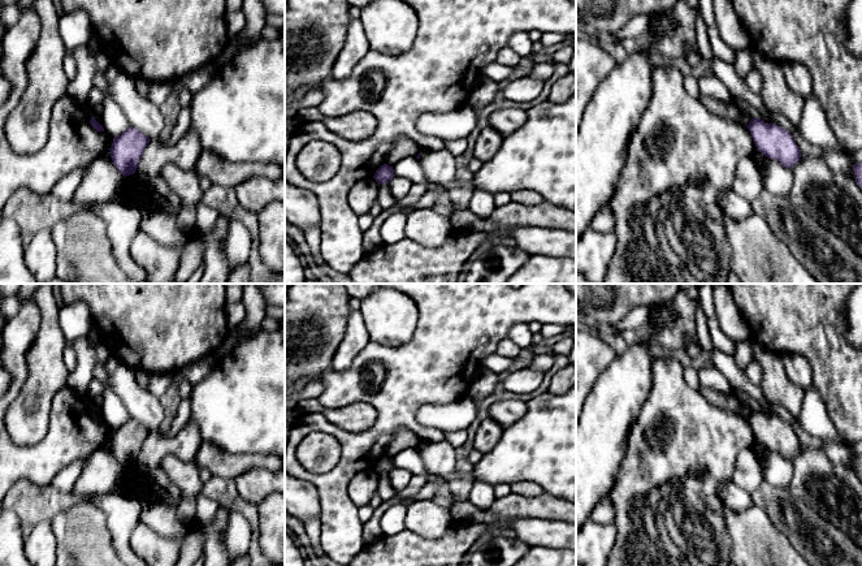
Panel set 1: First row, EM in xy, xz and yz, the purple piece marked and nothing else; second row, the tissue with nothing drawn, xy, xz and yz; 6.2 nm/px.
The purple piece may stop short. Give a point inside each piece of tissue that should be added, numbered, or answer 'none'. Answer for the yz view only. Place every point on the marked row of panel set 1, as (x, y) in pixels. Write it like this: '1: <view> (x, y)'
none

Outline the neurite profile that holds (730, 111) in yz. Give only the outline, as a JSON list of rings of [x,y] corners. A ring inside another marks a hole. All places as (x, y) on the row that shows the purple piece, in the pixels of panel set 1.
[[[699,95],[698,100],[702,103],[702,105],[711,113],[729,120],[729,121],[735,121],[742,126],[749,125],[750,122],[750,117],[744,113],[737,105],[736,103],[727,103],[723,100],[719,100],[716,98],[712,96],[707,96],[707,95]]]

